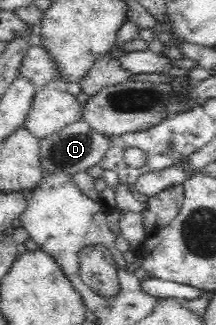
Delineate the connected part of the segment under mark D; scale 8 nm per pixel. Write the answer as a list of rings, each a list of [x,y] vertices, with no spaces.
[[[81,120],[74,122],[55,132],[53,136],[47,136],[39,140],[39,156],[44,171],[44,176],[49,176],[51,172],[68,172],[75,175],[79,171],[85,171],[89,167],[97,166],[98,160],[102,159],[103,153],[109,146],[104,135],[93,130],[87,122]]]

